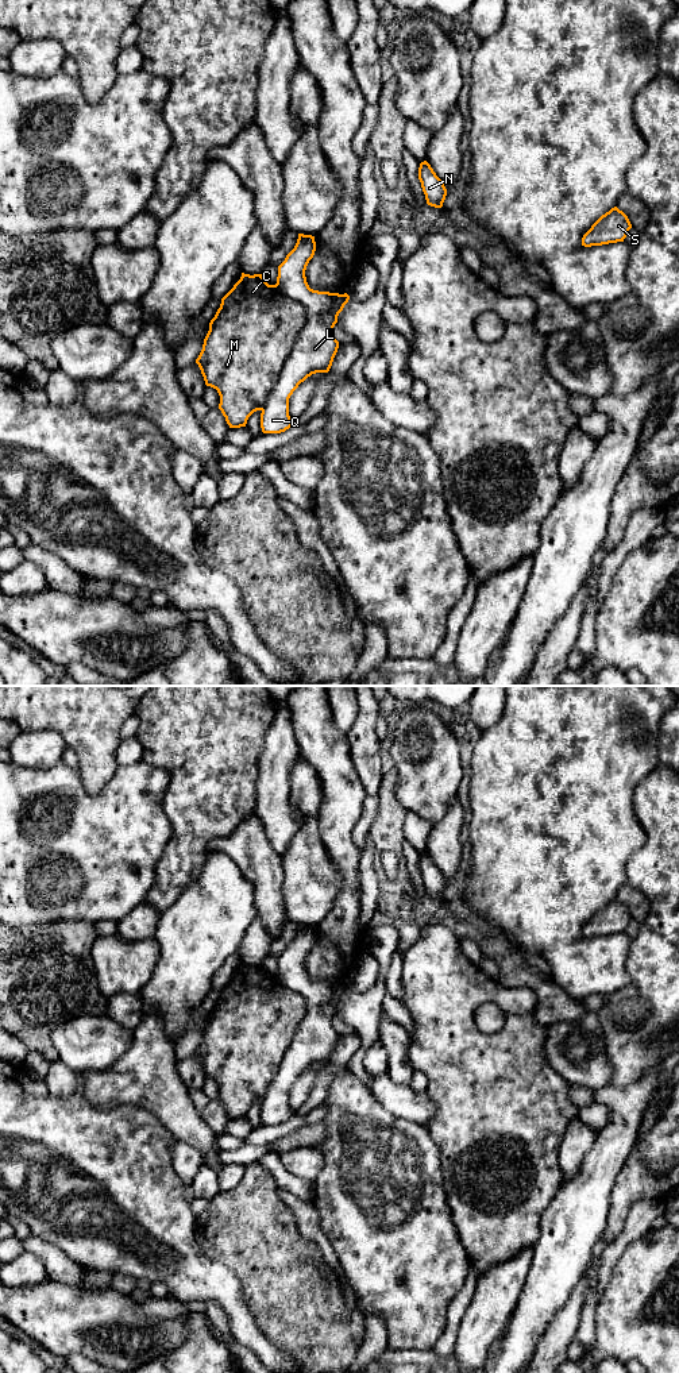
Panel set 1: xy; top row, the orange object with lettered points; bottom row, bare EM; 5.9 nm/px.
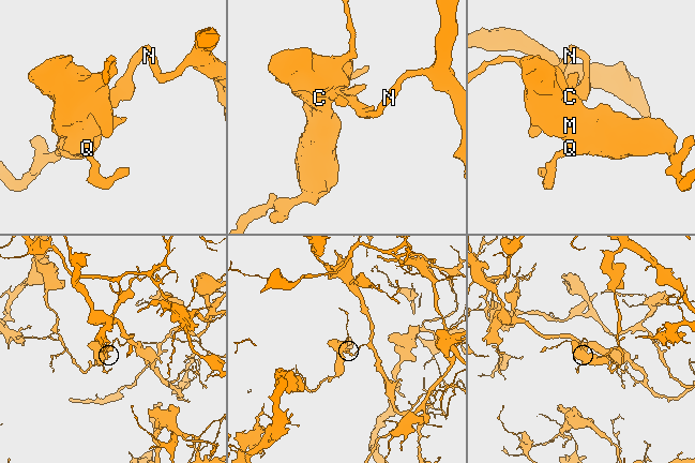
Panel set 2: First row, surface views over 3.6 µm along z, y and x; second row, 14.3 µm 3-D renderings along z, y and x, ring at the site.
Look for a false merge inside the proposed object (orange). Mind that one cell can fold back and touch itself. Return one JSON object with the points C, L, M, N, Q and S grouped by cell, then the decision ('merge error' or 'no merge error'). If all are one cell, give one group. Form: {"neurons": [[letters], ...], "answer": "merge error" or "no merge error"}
{"neurons": [["C", "M"], ["L", "N", "Q", "S"]], "answer": "merge error"}

